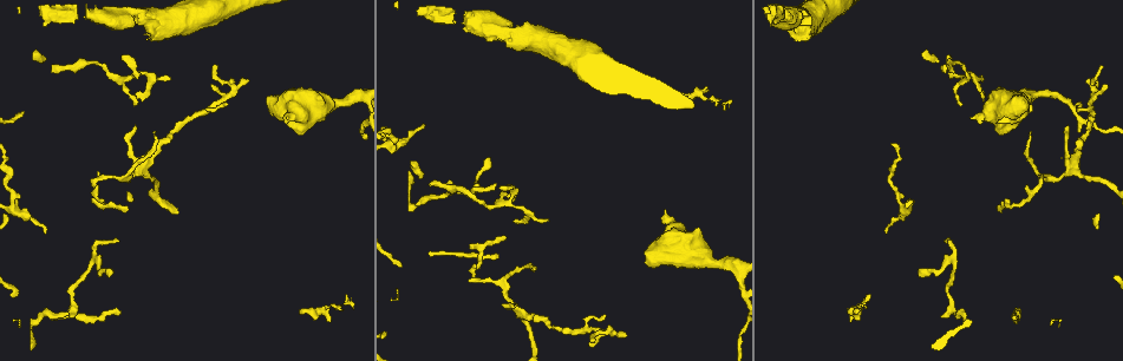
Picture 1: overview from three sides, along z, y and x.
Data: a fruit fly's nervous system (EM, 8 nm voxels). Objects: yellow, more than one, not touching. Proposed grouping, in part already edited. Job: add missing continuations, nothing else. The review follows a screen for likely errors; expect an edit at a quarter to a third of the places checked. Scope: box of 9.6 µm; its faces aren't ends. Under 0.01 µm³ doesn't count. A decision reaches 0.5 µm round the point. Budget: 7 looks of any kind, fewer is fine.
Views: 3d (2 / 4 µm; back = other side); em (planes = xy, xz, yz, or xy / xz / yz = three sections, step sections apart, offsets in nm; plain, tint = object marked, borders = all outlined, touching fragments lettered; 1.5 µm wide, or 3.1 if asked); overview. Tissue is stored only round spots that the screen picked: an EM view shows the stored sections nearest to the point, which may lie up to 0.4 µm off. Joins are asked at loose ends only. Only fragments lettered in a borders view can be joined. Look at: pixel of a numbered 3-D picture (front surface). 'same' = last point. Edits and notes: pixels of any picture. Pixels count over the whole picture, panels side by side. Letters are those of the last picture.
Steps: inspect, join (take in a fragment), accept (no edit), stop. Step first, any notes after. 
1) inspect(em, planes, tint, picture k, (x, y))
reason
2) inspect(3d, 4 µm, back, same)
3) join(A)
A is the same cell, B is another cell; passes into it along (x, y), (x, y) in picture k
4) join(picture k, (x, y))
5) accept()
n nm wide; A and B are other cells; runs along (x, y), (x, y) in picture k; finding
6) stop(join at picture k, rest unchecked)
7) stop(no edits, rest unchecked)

inspect(3d, 4 µm, picture 1, (423, 125))

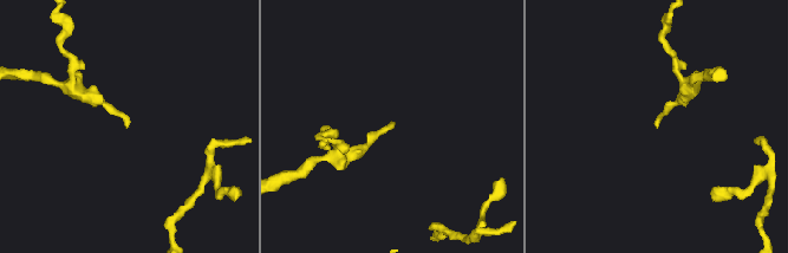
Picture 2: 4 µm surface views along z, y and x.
inspect(em, planes, borders, picture 2, (658, 127))
now the EM

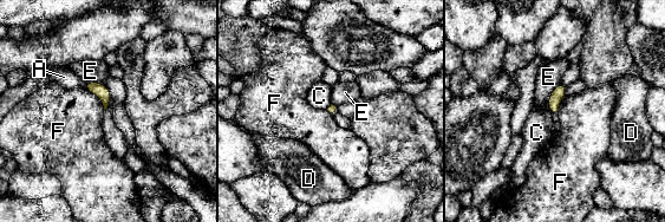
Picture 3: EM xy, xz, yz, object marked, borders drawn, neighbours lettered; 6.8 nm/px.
accept()
F touches over 200 nm; A, C, D, E and F are other cells; border along (85, 87), (100, 100), (104, 110) in picture 3; none of them fits

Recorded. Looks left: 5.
inspect(em, yz, step 8, borders, picture 1, (512, 199))
thin end

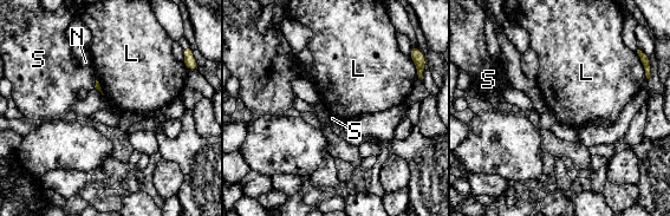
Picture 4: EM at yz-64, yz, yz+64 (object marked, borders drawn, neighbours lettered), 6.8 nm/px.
inspect(em, xy, step 4, borders, same)
another direction

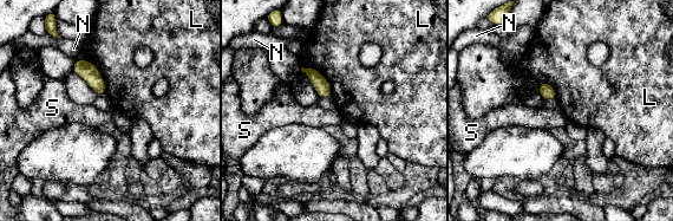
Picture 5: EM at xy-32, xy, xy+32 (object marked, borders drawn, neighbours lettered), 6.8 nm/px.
accept()
L touches over 300 nm; L, N and S are other cells; none of them fits

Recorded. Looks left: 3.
inspect(3d, 2 µm, picture 1, (53, 71))
tapers out

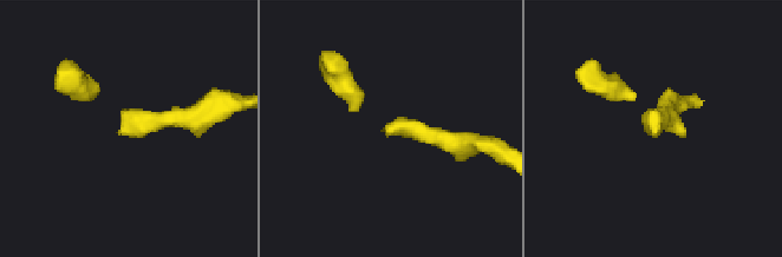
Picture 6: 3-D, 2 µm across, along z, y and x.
inspect(em, planes, borders, picture 6, (651, 129))
need the tissue

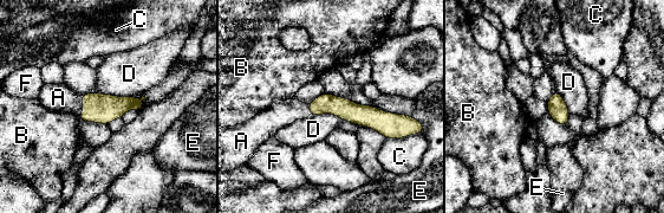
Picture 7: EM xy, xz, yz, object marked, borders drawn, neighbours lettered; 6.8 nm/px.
join(A)
D touches over 280 nm; A is the same cell, B, C, D, E and F are other cells; it goes on there

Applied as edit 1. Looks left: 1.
stop(join at picture 7, rest unchecked)

